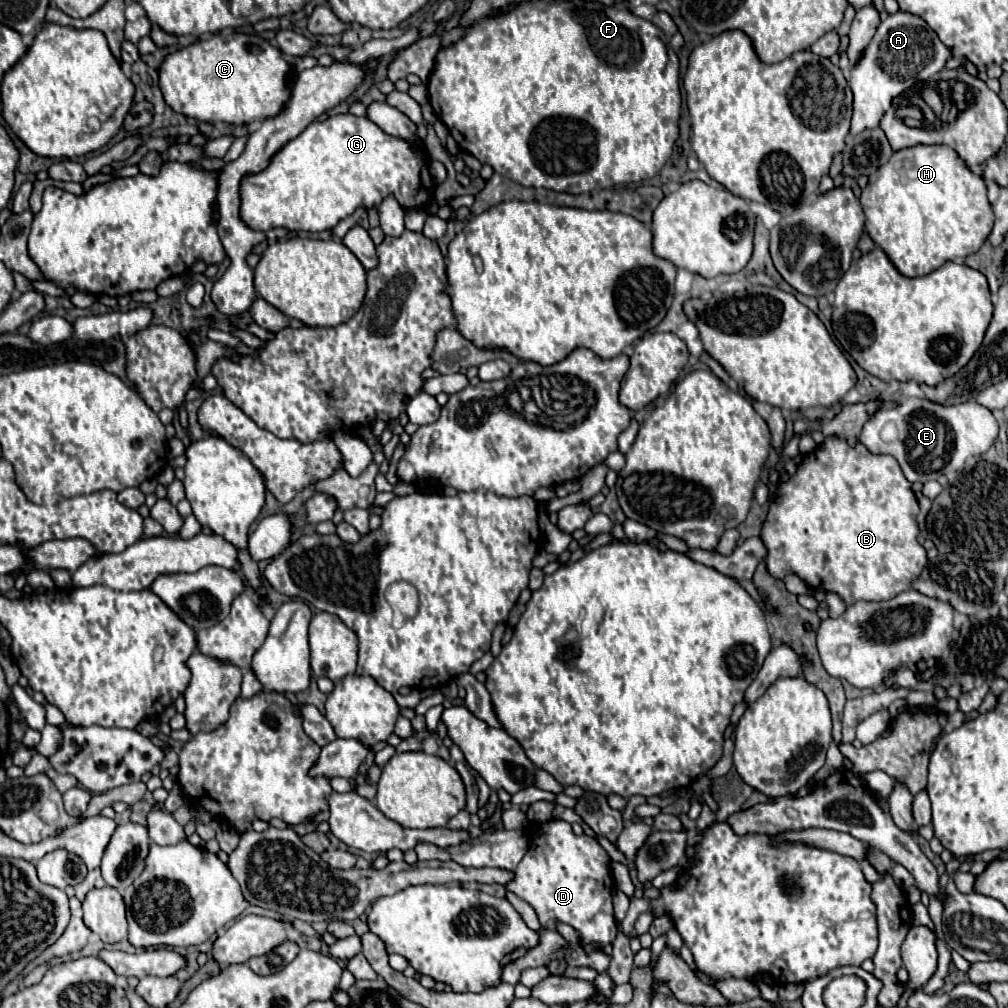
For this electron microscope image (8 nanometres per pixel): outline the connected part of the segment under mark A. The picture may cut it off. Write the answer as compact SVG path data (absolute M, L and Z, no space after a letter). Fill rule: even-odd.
M898 10L896 14L888 14L868 48L864 50L864 56L850 68L850 88L854 92L854 112L852 112L852 134L860 134L862 130L876 128L884 116L884 112L890 108L890 102L894 96L900 96L906 88L910 88L916 82L928 80L932 74L940 72L946 62L952 58L952 50L940 42L936 32L928 28L928 24L920 16L912 16L910 12Z

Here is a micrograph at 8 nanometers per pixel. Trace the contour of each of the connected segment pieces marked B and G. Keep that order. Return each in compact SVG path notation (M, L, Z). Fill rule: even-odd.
M832 436L804 458L798 472L790 476L788 482L780 484L774 496L776 494L780 494L782 500L770 504L768 518L762 526L762 540L768 548L766 566L778 578L794 572L814 590L840 594L846 604L858 600L880 602L908 590L928 562L926 550L916 540L918 500L892 456L876 456L862 444L852 448L842 438Z
M354 114L330 116L324 122L312 122L304 132L280 148L268 166L258 174L242 176L240 182L240 218L252 230L268 232L272 228L288 228L294 232L322 232L334 228L342 218L350 216L360 204L370 210L388 194L394 194L404 208L426 208L434 198L434 180L428 170L428 156L422 148L394 138L380 130L372 120Z

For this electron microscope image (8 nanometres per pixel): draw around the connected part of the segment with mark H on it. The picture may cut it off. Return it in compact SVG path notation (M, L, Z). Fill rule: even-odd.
M910 146L892 154L862 190L864 228L904 276L924 276L944 262L970 256L988 238L994 212L986 198L986 184L948 146Z

